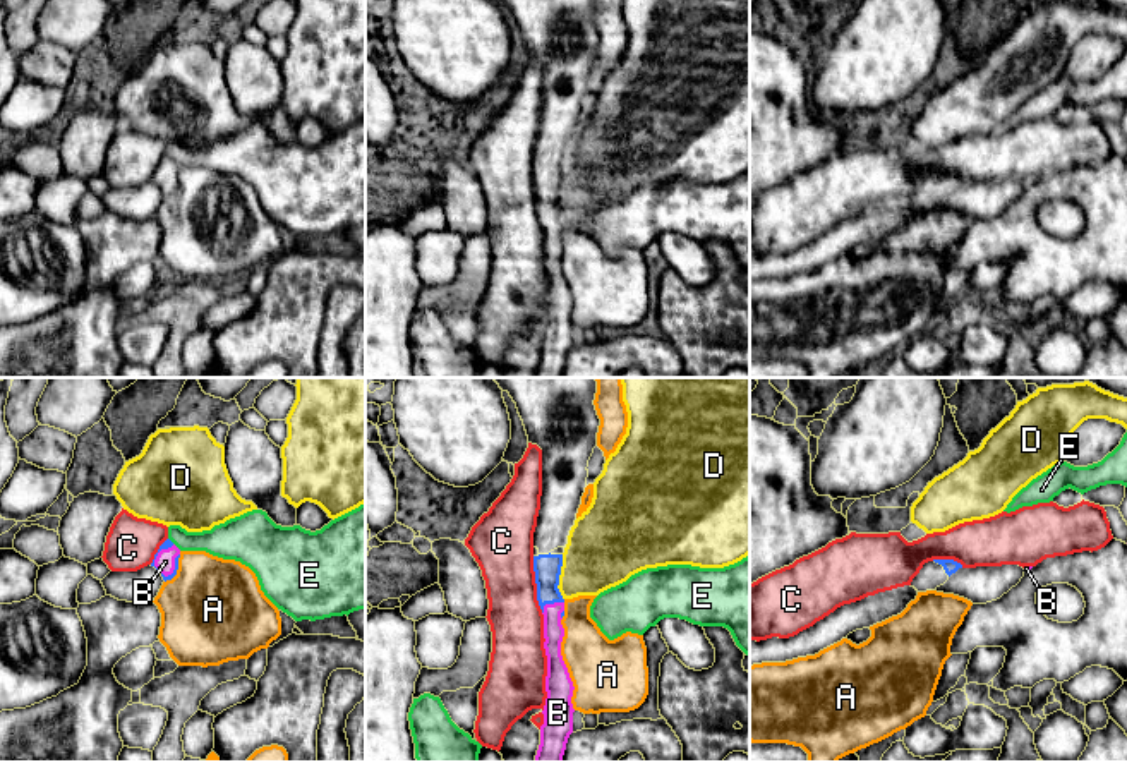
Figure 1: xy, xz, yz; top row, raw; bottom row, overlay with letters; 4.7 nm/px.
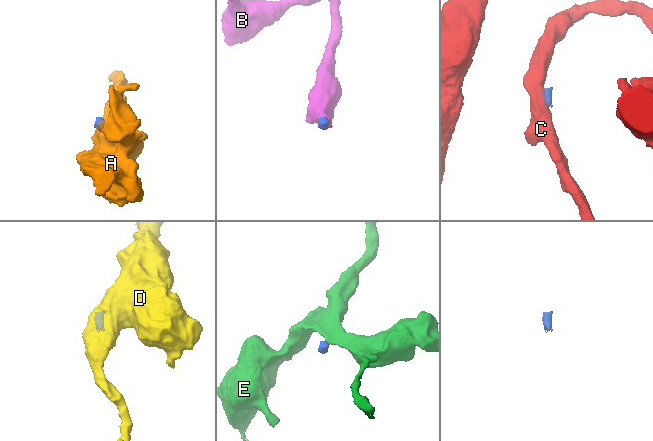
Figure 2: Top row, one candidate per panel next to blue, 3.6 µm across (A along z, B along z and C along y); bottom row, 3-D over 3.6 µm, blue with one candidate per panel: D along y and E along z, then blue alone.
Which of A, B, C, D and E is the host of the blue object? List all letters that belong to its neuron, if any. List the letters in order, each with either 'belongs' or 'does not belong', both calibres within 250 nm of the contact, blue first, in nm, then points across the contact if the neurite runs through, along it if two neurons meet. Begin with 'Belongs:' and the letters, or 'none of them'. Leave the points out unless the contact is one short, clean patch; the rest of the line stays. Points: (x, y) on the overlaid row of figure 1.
Belongs: B
A: does not belong | 40/480 nm | along xy (180, 555), (177, 572), (165, 582)
B: belongs | 40/100 nm | across xy (167, 543), (155, 558), (165, 562)
C: does not belong | 130/300 nm | along xz (532, 556), (536, 599), (542, 611)
D: does not belong | 130/340 nm | along xz (561, 555), (558, 591), (563, 599)
E: does not belong | 40/160 nm | along xy (168, 538), (174, 543)

